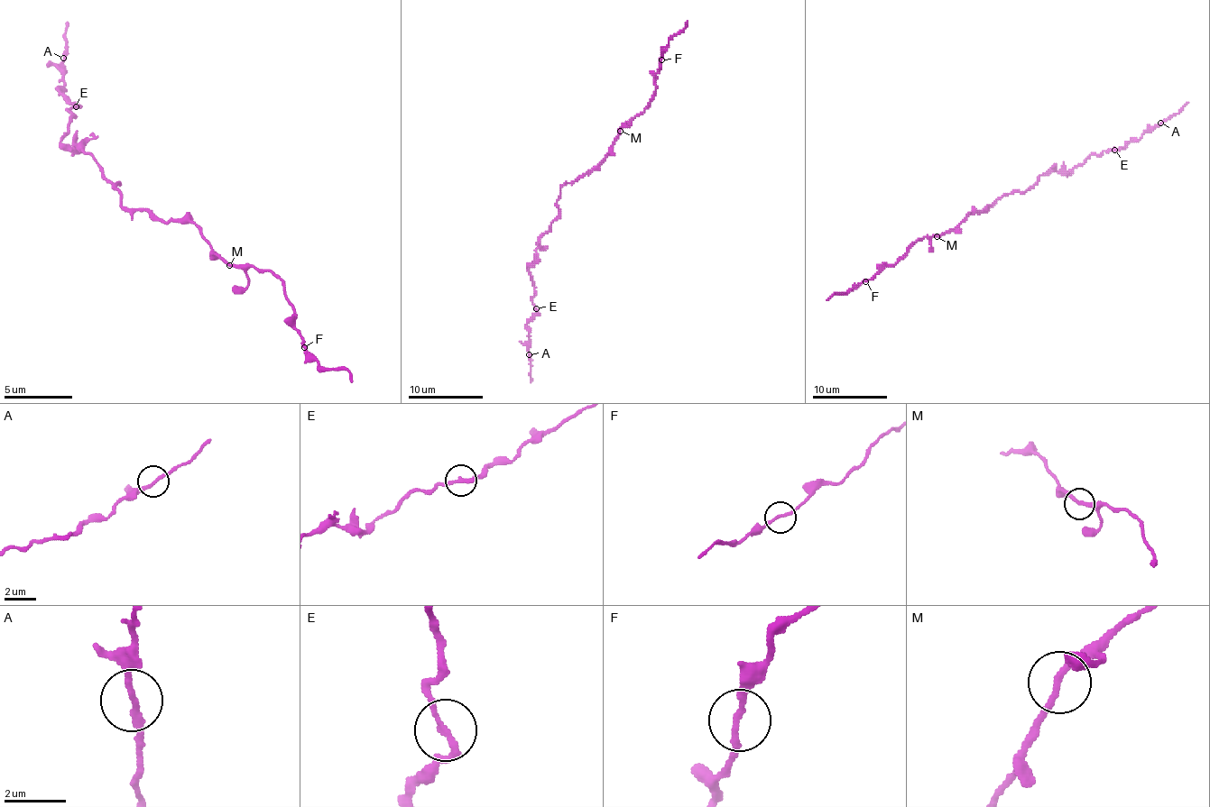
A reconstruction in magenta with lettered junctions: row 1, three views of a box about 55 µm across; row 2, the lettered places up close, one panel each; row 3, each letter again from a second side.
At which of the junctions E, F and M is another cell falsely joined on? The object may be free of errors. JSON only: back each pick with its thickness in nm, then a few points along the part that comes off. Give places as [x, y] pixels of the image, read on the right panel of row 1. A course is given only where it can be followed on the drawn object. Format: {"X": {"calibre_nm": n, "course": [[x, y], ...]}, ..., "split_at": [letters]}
{"split_at": []}

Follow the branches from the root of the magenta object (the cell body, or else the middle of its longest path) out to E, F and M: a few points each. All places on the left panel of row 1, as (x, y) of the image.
E: (124, 207), (114, 187), (117, 184), (96, 160), (63, 140), (73, 115), (69, 109), (77, 105)
F: (124, 207), (144, 207), (165, 221), (189, 221), (226, 261), (267, 269), (284, 289), (304, 347)
M: (124, 207), (144, 207), (165, 221), (189, 221), (229, 265)

